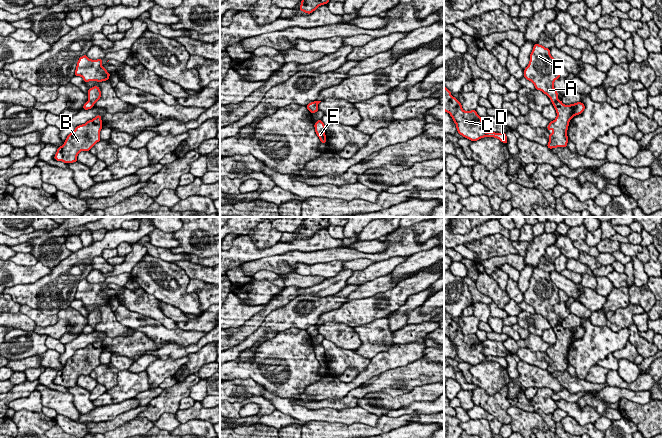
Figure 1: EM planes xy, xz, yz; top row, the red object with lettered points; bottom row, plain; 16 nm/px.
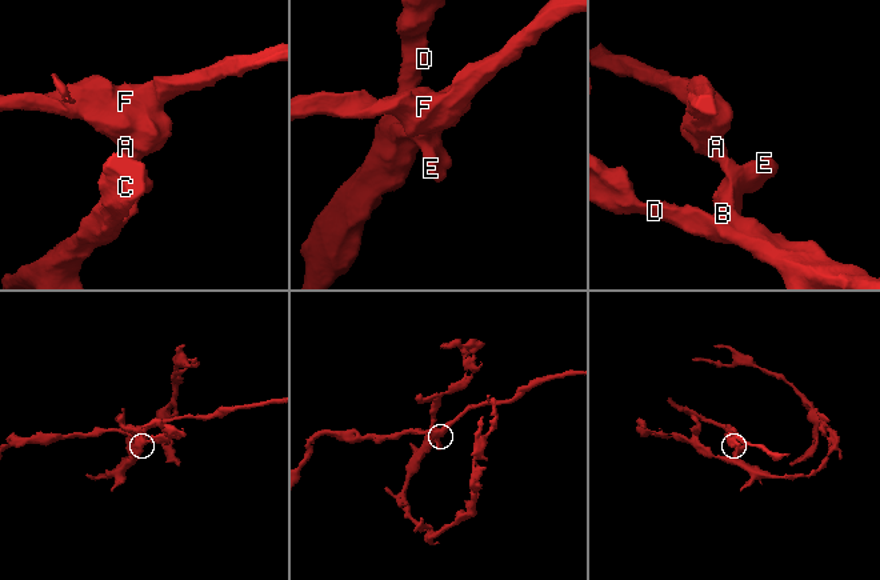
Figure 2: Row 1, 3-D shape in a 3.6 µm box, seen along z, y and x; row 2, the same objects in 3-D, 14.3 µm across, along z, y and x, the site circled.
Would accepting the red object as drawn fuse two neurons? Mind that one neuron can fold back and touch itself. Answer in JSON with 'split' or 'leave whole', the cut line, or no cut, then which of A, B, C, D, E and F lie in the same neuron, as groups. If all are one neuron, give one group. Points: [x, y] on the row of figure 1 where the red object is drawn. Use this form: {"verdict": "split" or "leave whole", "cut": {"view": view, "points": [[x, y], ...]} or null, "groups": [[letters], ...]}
{"verdict": "split", "cut": {"view": "xy", "points": [[88, 101], [93, 104]]}, "groups": [["A", "F"], ["B", "C", "D", "E"]]}

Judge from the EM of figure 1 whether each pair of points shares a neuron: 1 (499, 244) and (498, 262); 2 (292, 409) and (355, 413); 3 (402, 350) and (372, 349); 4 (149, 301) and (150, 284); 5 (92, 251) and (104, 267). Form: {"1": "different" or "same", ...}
{"1": "different", "2": "same", "3": "different", "4": "different", "5": "different"}

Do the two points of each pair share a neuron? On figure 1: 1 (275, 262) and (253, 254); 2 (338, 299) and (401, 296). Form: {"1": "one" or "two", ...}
{"1": "two", "2": "two"}

